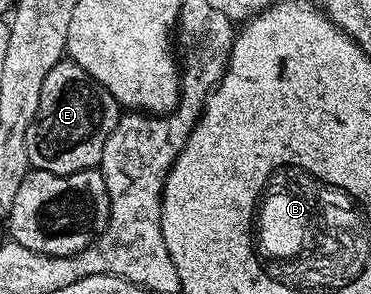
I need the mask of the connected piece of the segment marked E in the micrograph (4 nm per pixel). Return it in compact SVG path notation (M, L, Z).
M70 60L58 62L53 68L49 68L49 76L45 76L45 84L41 84L41 104L37 104L37 116L25 140L32 167L54 174L96 169L105 152L105 140L109 140L120 117L121 107L115 97L99 82L94 82L89 72L85 72L85 68Z

